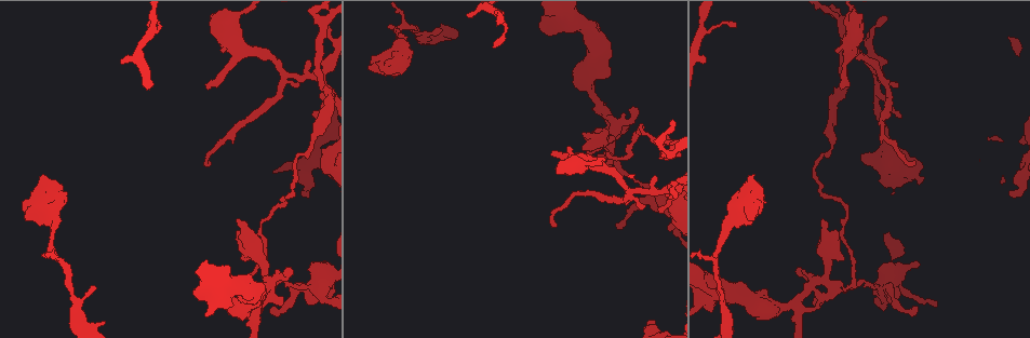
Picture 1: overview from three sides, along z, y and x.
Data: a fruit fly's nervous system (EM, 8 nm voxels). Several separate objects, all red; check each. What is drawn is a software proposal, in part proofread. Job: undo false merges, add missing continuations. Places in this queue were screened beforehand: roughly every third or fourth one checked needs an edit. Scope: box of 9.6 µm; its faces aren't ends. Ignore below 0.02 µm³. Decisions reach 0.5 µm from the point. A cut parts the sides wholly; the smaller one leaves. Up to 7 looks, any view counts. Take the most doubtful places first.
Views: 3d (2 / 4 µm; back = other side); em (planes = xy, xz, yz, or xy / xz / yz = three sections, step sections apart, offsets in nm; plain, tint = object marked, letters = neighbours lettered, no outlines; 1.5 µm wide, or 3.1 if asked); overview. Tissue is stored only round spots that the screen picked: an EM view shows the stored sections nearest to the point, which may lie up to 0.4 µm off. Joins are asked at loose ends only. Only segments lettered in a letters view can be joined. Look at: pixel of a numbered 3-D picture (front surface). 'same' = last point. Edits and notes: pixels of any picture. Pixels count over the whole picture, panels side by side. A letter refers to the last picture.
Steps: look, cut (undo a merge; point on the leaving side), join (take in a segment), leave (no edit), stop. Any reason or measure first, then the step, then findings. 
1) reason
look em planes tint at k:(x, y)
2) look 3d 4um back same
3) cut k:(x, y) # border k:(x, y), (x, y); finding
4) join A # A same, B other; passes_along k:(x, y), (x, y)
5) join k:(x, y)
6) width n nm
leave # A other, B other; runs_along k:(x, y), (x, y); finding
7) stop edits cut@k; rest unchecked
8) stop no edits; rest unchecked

three-way junction
look 3d 2um at 1:(839, 290)

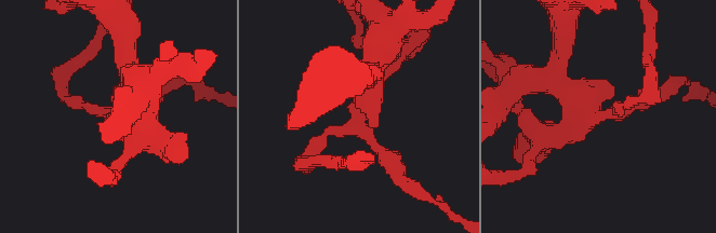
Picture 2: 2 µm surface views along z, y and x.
shape alone is not enough
look em planes letters at 2:(357, 122)

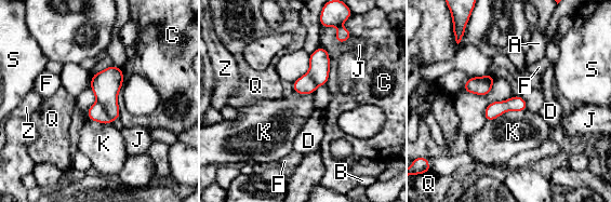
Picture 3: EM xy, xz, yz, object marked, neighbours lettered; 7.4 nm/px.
cut 3:(96, 112) # A other, B other, C other, D other, F other, J other, K other, Q other, S other, Z other; border 3:(97, 100), (111, 120); a second neuron is stuck on

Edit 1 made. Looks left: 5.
free end
look em planes letters at 1:(270, 308)

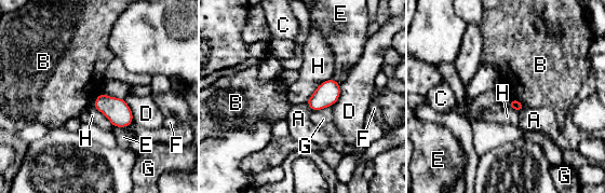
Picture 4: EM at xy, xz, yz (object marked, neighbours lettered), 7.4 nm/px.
leave # A other, B other, C other, D other, E other, F other, G other, H other; border 4:(512, 97), (525, 107); none of them fits

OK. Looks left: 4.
stop edits cut@3; rest unchecked

